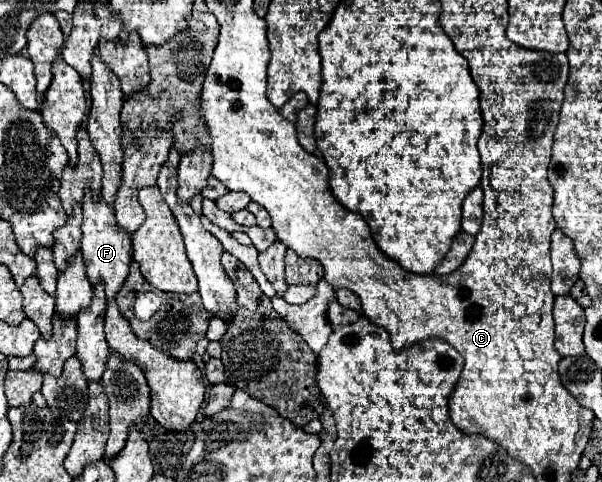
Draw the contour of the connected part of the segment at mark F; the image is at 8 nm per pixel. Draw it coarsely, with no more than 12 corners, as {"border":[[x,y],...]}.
{"border":[[104,200],[82,202],[82,258],[92,286],[114,300],[132,240]]}

